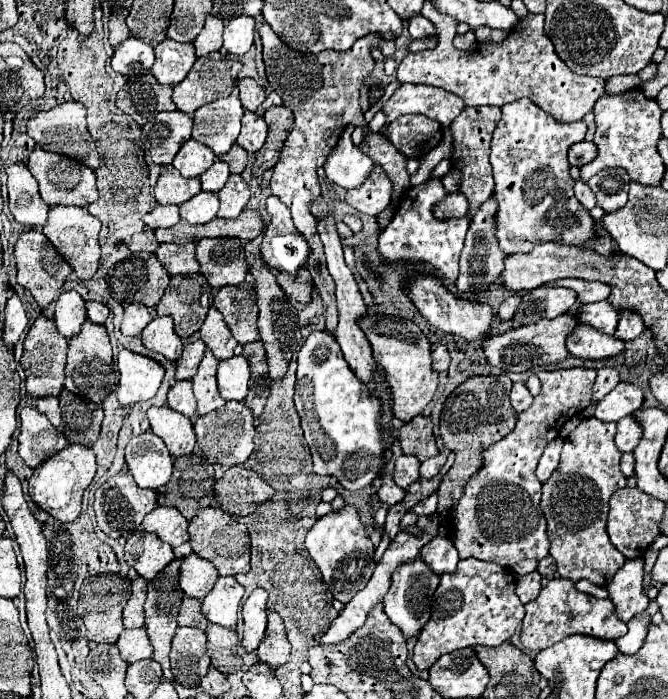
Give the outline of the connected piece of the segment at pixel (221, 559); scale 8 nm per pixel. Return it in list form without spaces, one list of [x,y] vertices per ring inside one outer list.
[[[205,508],[195,518],[189,520],[189,544],[199,558],[209,560],[219,576],[235,576],[239,572],[249,572],[249,534],[245,524],[237,522],[235,516],[223,512],[221,508]]]

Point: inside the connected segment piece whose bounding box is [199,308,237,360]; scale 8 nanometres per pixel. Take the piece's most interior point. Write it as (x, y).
(214, 332)

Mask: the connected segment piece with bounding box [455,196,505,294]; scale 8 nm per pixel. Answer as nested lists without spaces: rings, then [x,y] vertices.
[[[491,196],[491,200],[481,204],[479,212],[475,212],[475,216],[471,220],[471,226],[469,226],[469,232],[465,238],[465,248],[459,258],[459,266],[461,266],[459,278],[455,282],[459,294],[487,290],[487,284],[493,284],[503,270],[505,252],[499,248],[499,244],[495,240],[495,212],[497,212],[497,204],[495,204],[495,198]]]

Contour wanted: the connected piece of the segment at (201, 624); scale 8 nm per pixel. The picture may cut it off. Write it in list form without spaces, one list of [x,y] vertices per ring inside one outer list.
[[[185,598],[181,602],[181,608],[179,608],[179,620],[177,620],[177,624],[179,626],[195,626],[195,628],[205,630],[209,626],[209,620],[201,614],[201,600]]]

